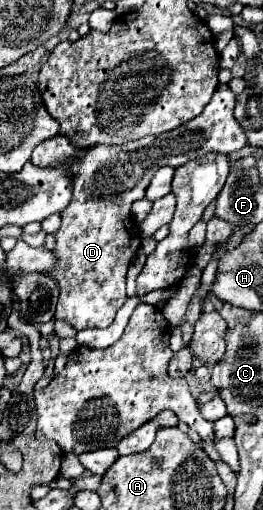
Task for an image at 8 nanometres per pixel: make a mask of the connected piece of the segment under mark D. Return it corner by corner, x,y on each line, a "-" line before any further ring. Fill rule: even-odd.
219,84
211,102
203,112
179,126
177,130
145,136
123,146
93,146
93,148
75,148
61,134
41,142
31,156
31,162
37,166
51,166
65,158
79,158
79,164
73,168
73,200
61,212
61,228
57,230
55,252
59,256
57,266
49,272
61,286
55,318
71,324
75,330
85,328
107,328
115,312
127,300
125,296
125,274
133,262
133,254
141,248
141,234
135,222
131,220
131,204
145,198
145,190
163,166
179,168
181,164
199,158
201,154
219,152
229,154
247,144
245,132
235,122
233,116
235,94
227,84

